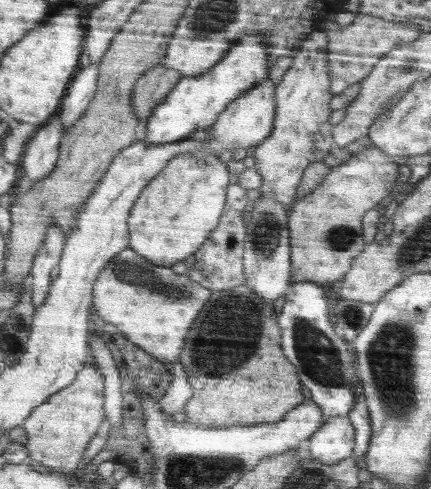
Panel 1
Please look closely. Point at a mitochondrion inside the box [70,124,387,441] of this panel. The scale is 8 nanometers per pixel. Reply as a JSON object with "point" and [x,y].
{"point":[233,332]}

